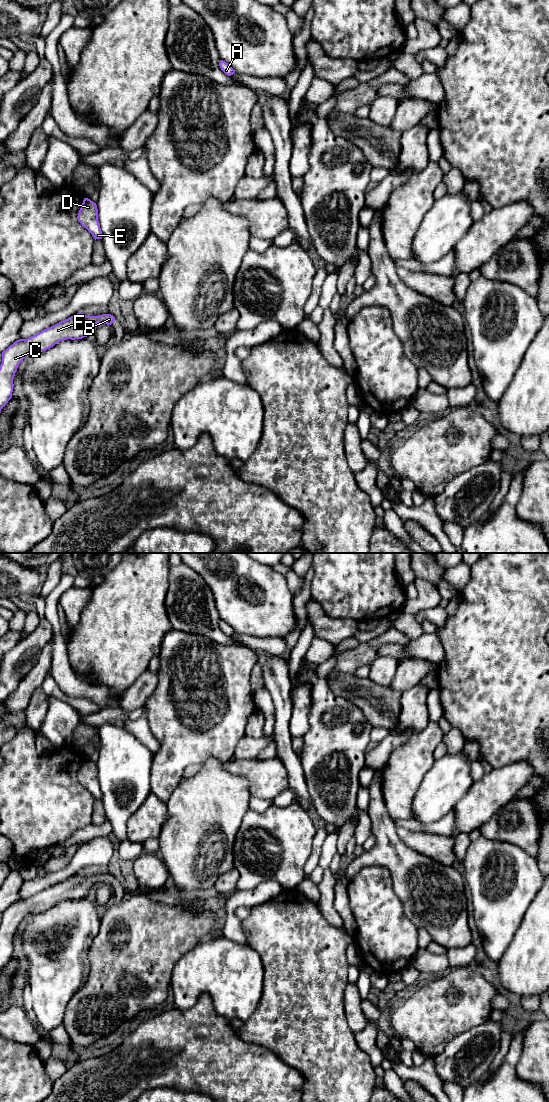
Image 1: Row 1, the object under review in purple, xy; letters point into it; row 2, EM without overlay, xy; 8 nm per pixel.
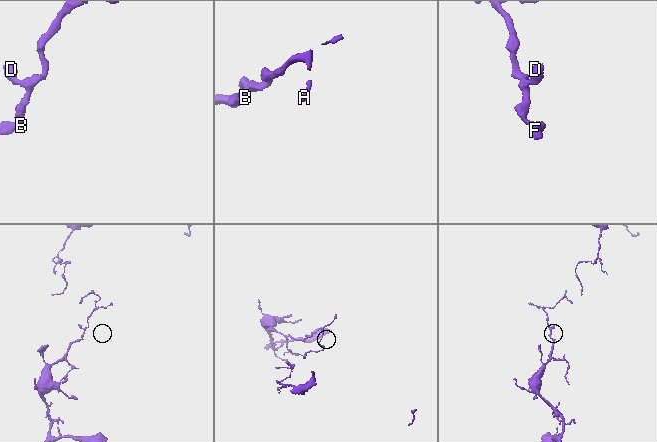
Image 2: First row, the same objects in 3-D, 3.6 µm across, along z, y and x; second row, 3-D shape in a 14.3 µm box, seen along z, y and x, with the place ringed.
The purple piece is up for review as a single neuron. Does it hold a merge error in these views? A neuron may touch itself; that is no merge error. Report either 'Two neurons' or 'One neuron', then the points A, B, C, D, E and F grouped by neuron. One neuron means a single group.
One neuron. Groups: A B C D E F

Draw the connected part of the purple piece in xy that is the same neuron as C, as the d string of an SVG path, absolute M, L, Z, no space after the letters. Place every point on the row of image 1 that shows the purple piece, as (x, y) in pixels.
M81 312L65 319L47 329L42 330L41 332L33 335L27 339L19 339L10 345L6 350L2 352L2 363L0 365L0 412L3 407L8 403L8 401L12 398L13 392L13 379L19 364L23 361L23 359L32 353L43 352L60 341L66 339L82 339L92 334L92 328L95 324L107 324L111 325L115 320L115 317L111 314L102 314L98 316L87 316L82 314Z

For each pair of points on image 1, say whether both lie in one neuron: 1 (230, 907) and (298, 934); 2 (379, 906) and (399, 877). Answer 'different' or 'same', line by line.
1: different
2: different

